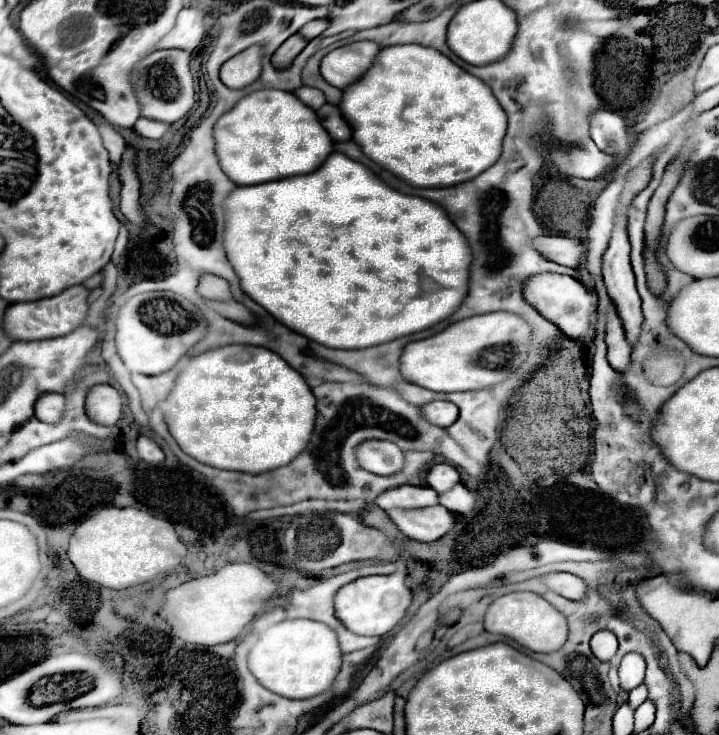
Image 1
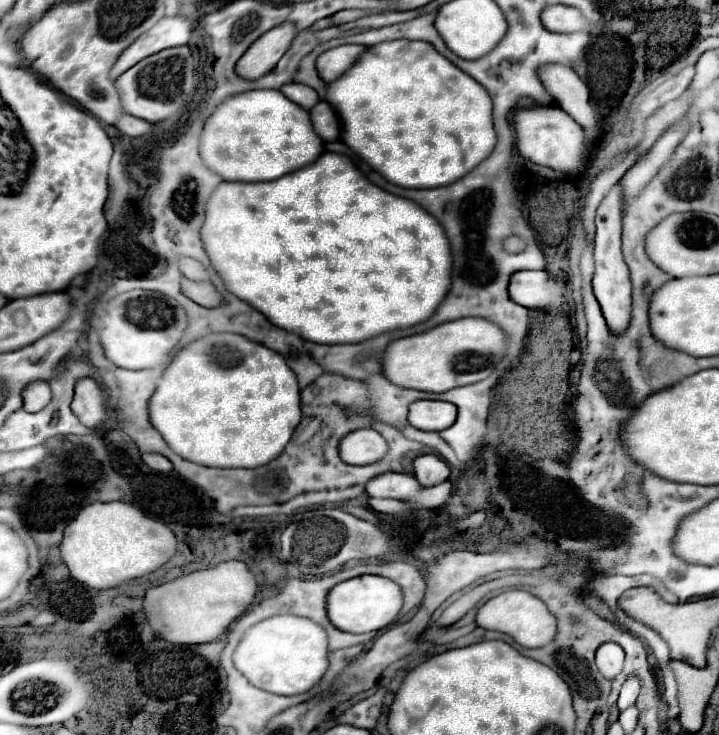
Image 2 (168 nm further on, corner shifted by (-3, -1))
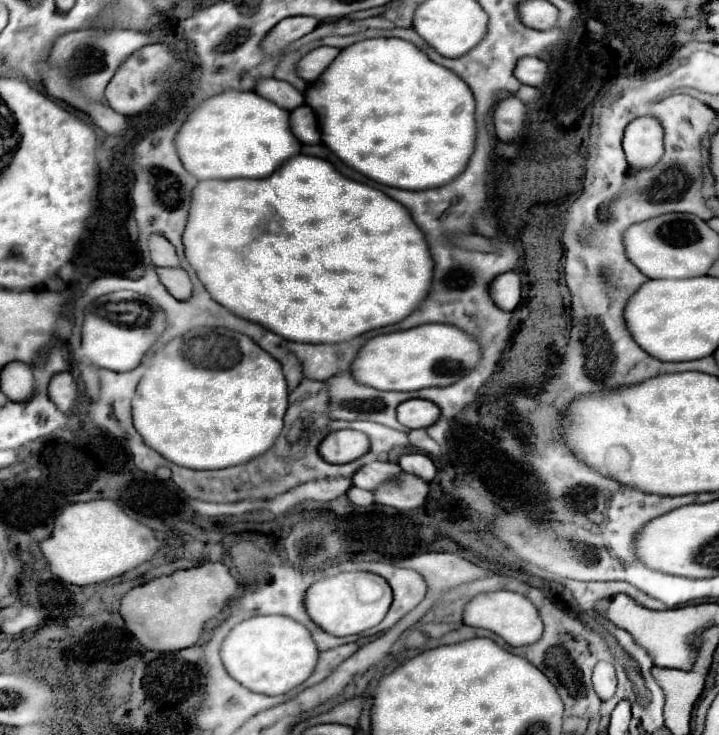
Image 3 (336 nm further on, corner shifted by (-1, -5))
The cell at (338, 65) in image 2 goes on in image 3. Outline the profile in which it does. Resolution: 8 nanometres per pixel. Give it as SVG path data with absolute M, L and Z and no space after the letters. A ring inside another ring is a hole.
M318 47L318 49L310 51L298 63L298 75L302 79L306 79L308 83L318 79L328 69L328 65L338 57L338 53L340 53L340 49L336 49L336 47Z

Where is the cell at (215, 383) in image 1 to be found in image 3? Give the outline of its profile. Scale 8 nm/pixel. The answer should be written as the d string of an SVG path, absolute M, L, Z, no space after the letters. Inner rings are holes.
M220 327L192 329L156 351L132 401L134 427L146 445L188 469L226 469L264 455L282 433L286 409L288 385L280 363L250 337Z

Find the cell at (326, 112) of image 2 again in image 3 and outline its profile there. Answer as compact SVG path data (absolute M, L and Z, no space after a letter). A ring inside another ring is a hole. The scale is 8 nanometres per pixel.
M308 105L296 107L290 113L290 125L294 135L304 143L304 145L316 145L320 143L320 131L316 123L316 115Z

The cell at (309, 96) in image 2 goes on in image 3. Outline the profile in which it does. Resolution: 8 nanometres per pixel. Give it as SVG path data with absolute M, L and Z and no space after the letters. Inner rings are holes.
M264 79L258 81L256 89L258 95L278 103L278 107L286 109L286 111L294 111L294 107L304 105L304 93L300 93L298 89L294 89L290 83L286 81L278 81L278 79Z

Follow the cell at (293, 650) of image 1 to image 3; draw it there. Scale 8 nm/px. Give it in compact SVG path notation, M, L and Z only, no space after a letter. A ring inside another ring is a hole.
M284 615L250 617L238 623L220 649L226 671L246 689L262 695L284 695L302 685L318 663L318 647L310 631Z

